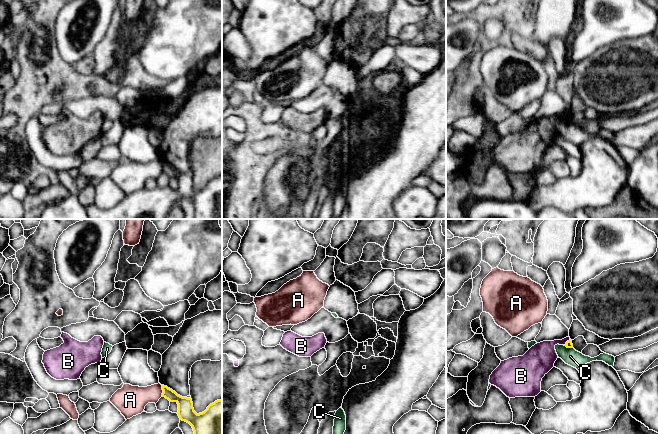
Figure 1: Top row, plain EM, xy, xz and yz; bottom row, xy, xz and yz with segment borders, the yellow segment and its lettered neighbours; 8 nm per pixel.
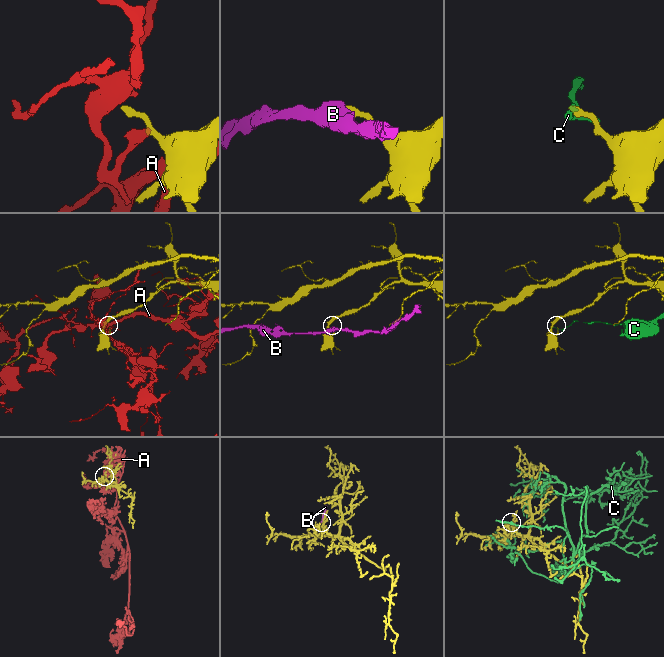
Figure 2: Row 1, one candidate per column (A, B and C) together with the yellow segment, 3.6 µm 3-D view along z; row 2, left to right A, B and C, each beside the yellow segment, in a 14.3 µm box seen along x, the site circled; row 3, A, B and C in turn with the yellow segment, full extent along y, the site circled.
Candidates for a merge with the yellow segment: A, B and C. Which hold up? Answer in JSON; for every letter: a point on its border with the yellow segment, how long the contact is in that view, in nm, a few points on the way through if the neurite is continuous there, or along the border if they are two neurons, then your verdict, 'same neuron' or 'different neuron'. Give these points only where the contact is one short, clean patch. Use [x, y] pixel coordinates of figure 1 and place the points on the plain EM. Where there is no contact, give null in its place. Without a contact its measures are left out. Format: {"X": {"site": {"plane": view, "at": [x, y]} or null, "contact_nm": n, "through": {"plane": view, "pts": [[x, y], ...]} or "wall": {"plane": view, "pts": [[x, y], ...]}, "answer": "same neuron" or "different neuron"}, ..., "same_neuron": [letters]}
{"A": {"site": {"plane": "xy", "at": [162, 165]}, "contact_nm": 90, "answer": "different neuron"}, "B": {"site": {"plane": "yz", "at": [566, 118]}, "contact_nm": 80, "wall": {"plane": "yz", "pts": [[570, 115], [564, 121]]}, "answer": "different neuron"}, "C": {"site": {"plane": "yz", "at": [569, 123]}, "contact_nm": 70, "wall": {"plane": "yz", "pts": [[565, 121], [572, 124]]}, "answer": "different neuron"}, "same_neuron": []}

